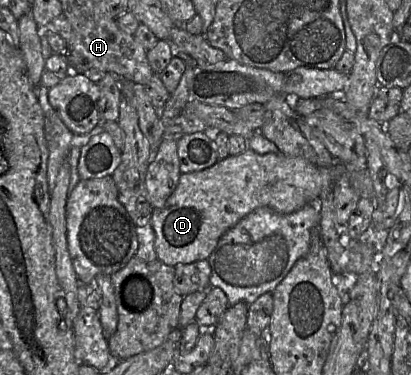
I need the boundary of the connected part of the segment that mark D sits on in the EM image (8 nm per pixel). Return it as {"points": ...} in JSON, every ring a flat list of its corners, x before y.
{"points":[[247,148,244,152,239,153,237,155,228,155,228,157,224,159,219,159,214,165,204,170,195,171,191,173,181,173,177,187,174,190,174,192,171,194,171,196,168,198,165,205,161,208,153,209,152,212,152,225,155,232,155,250,157,252,158,259,163,263,171,266,175,266,180,263,187,264,198,260,208,259,210,254,215,249,221,236,224,233,226,233,230,228,235,226,242,218,244,218,250,212,254,211,259,207,268,207,281,214,290,214,303,208,308,203,318,202,319,205,319,199,325,194,328,194,329,192,333,192,335,183,343,175,348,176,350,185,356,191,356,193,359,195,360,198,366,198,371,200,374,198,375,193,374,193,373,182,370,177,368,169,365,170,351,169,347,167,346,164,338,160,335,160,334,163,328,167,318,167,302,157,288,156,280,152,259,154]]}

